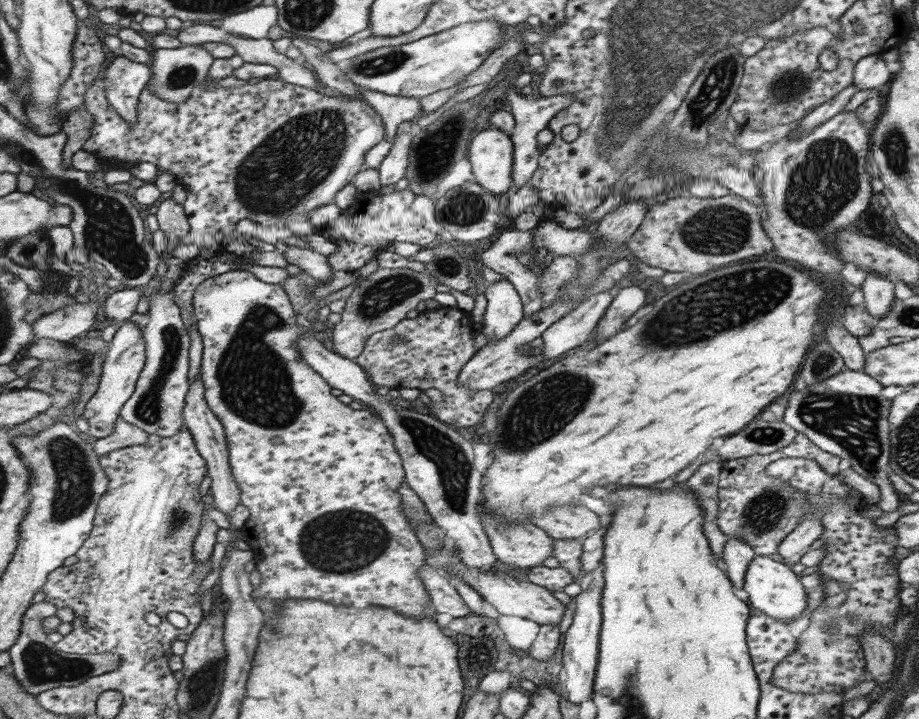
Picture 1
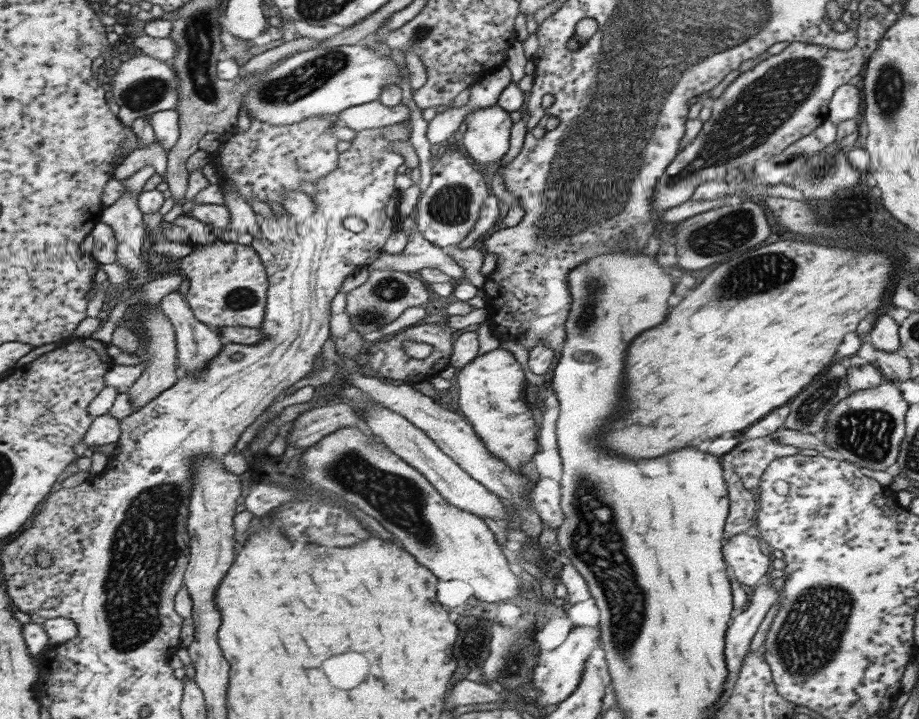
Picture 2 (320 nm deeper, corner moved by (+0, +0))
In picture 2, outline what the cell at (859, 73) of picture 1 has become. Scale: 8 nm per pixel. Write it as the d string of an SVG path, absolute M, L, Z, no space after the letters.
M842 84L838 86L828 102L828 118L834 125L849 118L857 118L859 104L862 102L859 85Z

